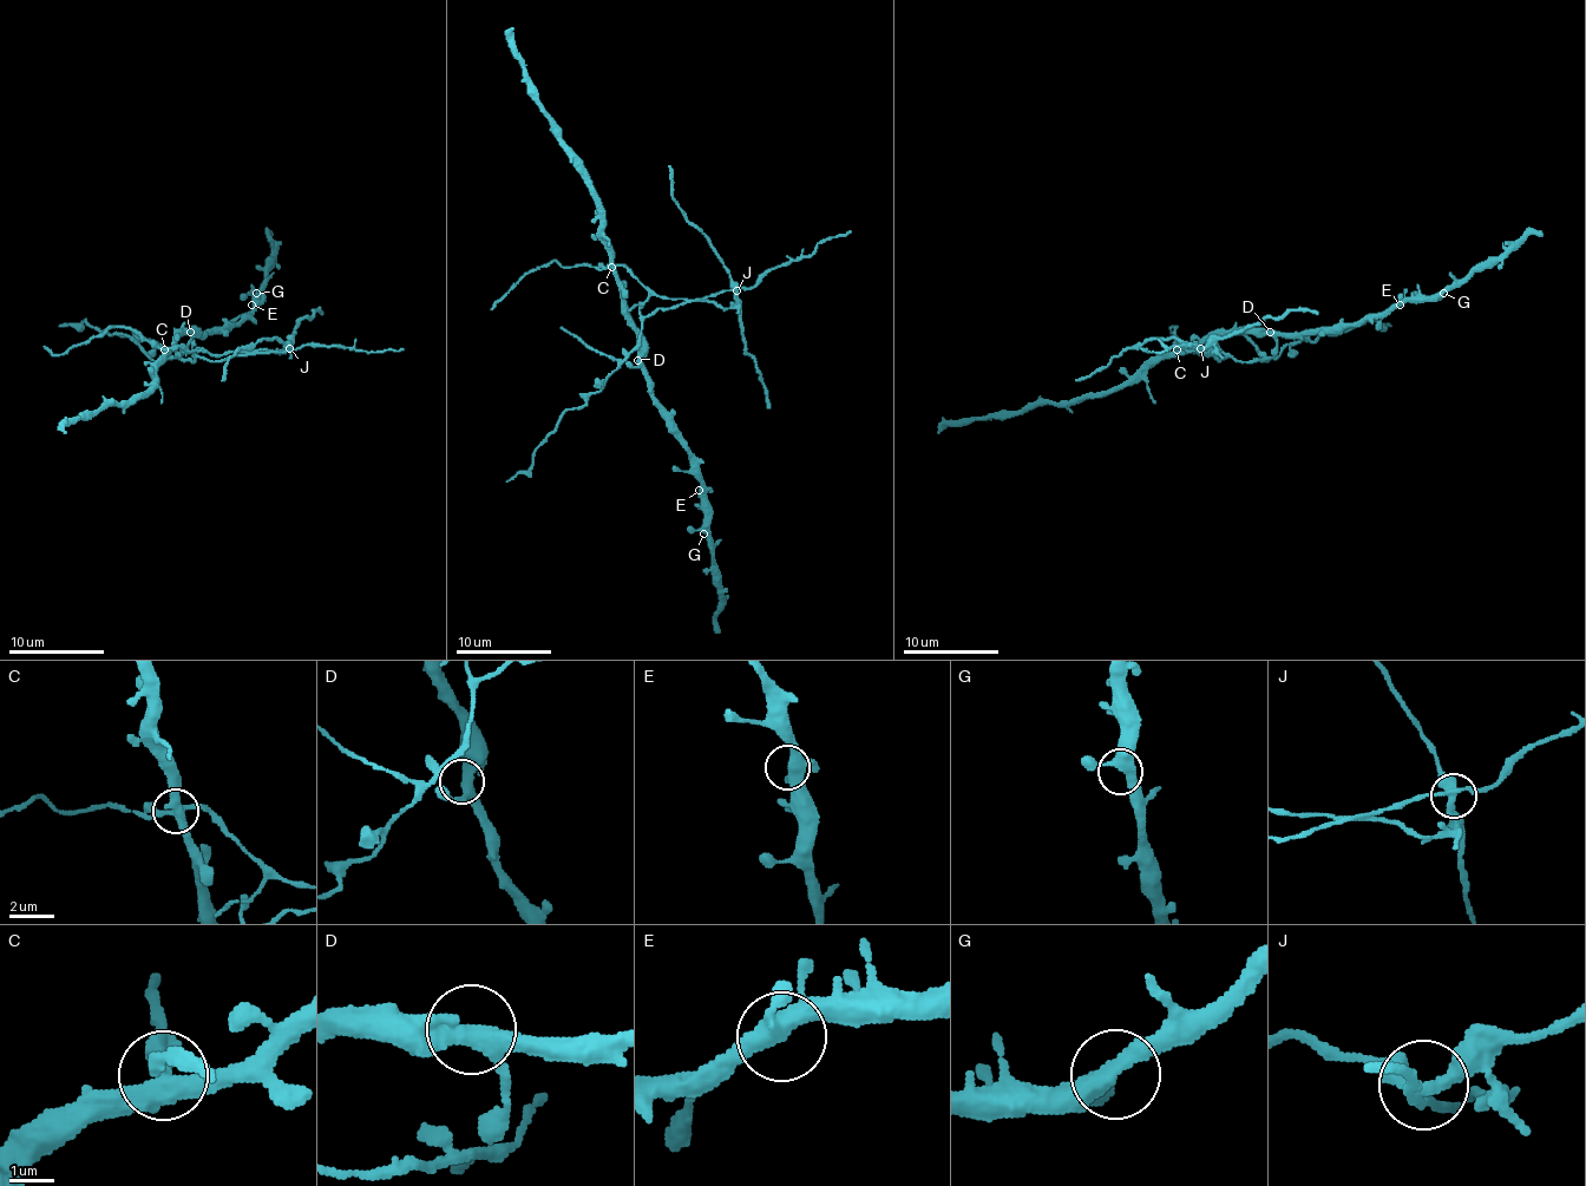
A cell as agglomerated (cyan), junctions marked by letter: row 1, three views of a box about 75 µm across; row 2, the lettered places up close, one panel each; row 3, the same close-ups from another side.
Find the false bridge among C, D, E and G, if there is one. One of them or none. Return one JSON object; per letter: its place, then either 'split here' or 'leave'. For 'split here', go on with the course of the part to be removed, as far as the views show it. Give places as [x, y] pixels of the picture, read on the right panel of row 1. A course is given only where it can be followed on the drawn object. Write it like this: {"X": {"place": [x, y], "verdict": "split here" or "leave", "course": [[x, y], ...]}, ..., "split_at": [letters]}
{"C": {"place": [1177, 349], "verdict": "split here", "course": [[1177, 351], [1219, 348], [1253, 362], [1303, 339], [1374, 321], [1390, 326]]}, "D": {"place": [1270, 332], "verdict": "leave"}, "E": {"place": [1400, 305], "verdict": "leave"}, "G": {"place": [1443, 293], "verdict": "leave"}, "split_at": ["C"]}

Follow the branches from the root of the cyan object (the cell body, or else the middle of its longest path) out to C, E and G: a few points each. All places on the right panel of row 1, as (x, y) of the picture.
C: (1233, 332), (1207, 336), (1191, 348), (1177, 351)
E: (1233, 332), (1341, 332), (1364, 316), (1383, 316), (1400, 305)
G: (1233, 332), (1341, 332), (1364, 316), (1383, 316), (1407, 300), (1435, 300), (1443, 293)

